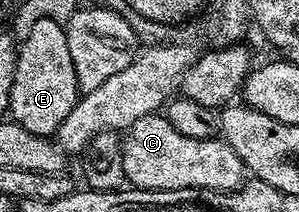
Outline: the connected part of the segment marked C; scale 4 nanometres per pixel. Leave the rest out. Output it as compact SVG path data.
M167 115L138 118L123 133L120 149L124 179L131 187L157 194L183 188L205 188L211 192L235 192L246 180L242 158L234 154L223 138L199 140L186 138L170 126Z

